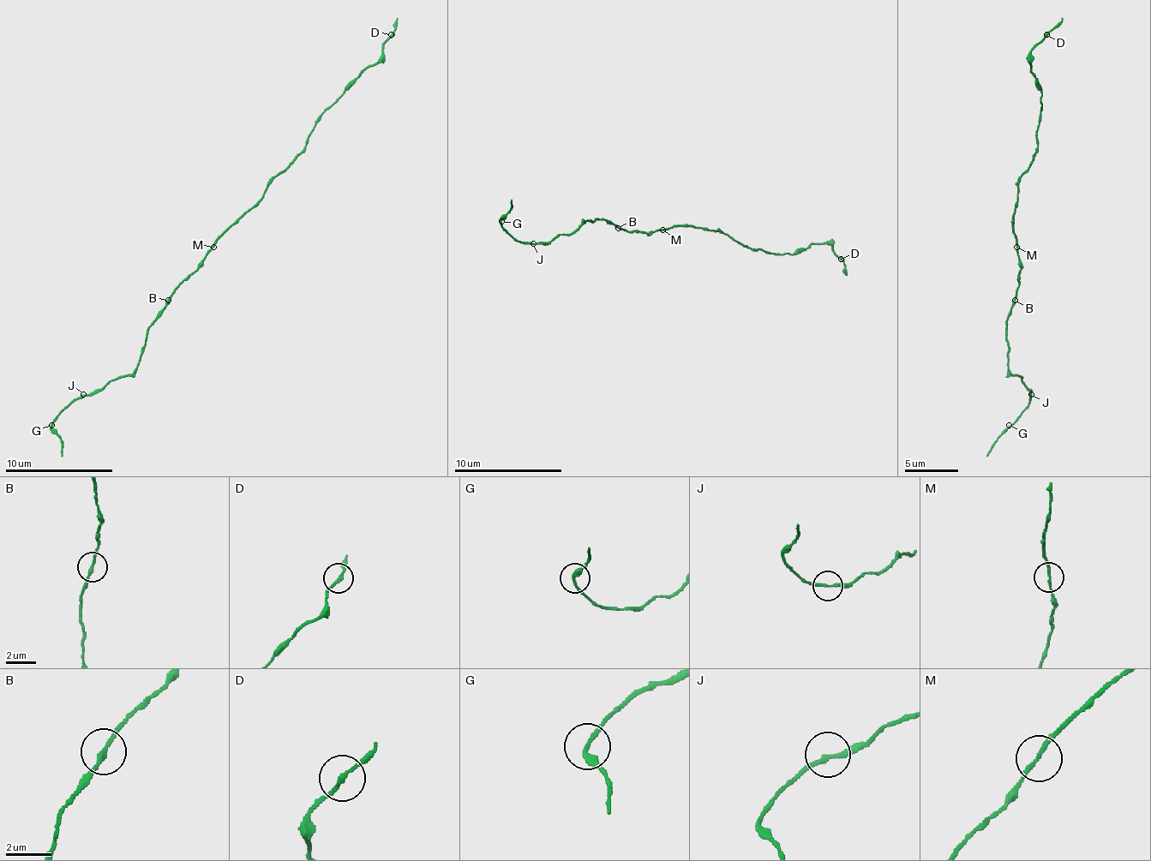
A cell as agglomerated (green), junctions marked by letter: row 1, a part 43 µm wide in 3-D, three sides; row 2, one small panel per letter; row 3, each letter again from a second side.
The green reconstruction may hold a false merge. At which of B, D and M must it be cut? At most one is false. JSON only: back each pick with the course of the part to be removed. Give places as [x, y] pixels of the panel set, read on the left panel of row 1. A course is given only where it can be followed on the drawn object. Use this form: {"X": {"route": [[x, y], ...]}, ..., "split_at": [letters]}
{"split_at": []}

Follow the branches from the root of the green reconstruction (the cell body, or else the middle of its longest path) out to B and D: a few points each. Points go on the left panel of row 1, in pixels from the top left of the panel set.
B: (213, 244), (205, 260), (167, 301)
D: (213, 244), (305, 147), (308, 134), (315, 121), (377, 62), (383, 53), (383, 43), (391, 34)

